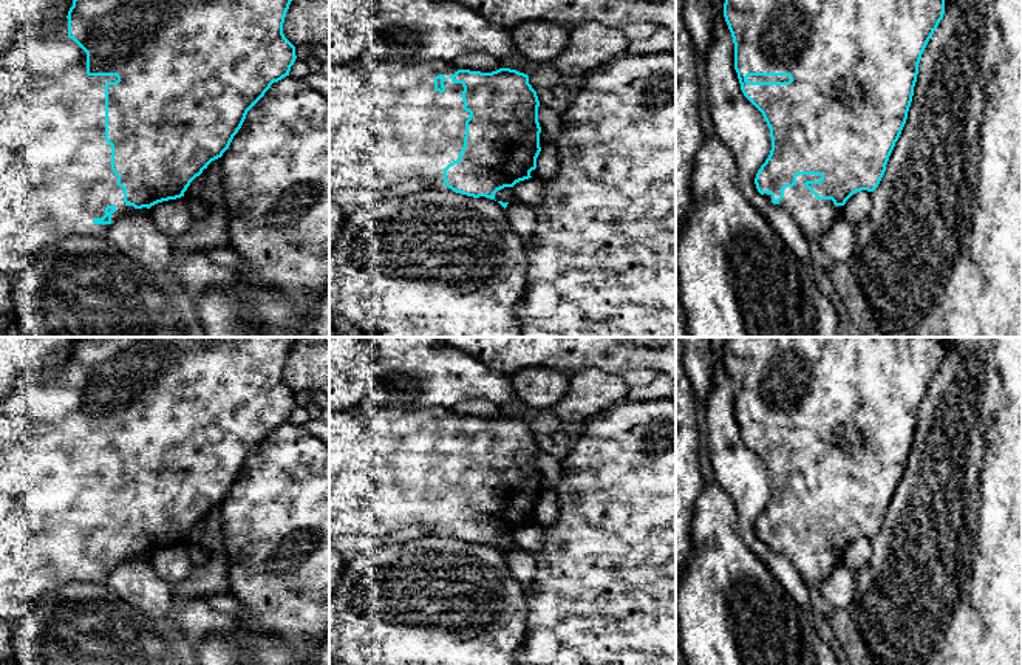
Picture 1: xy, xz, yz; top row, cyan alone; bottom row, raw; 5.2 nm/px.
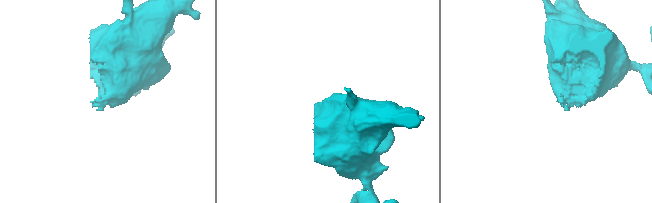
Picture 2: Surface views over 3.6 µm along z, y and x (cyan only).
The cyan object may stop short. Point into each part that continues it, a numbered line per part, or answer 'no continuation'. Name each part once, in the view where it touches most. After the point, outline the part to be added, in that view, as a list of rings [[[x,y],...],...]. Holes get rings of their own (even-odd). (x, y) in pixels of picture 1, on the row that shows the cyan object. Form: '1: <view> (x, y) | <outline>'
1: xy (56, 177) | [[[68,19],[53,26],[39,25],[20,29],[8,49],[0,54],[0,274],[15,275],[25,263],[45,249],[54,247],[66,235],[108,234],[113,223],[135,210],[124,203],[124,189],[118,186],[118,176],[111,170],[111,145],[105,141],[105,84],[116,82],[116,76],[88,76],[87,53],[68,37]],[[114,206],[110,224],[94,224],[94,218],[105,215],[105,207]]]

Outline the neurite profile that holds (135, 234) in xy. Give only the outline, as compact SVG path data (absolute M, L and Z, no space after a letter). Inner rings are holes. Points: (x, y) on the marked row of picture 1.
M147 207L135 209L111 224L108 240L150 272L172 269L172 238L162 234Z

